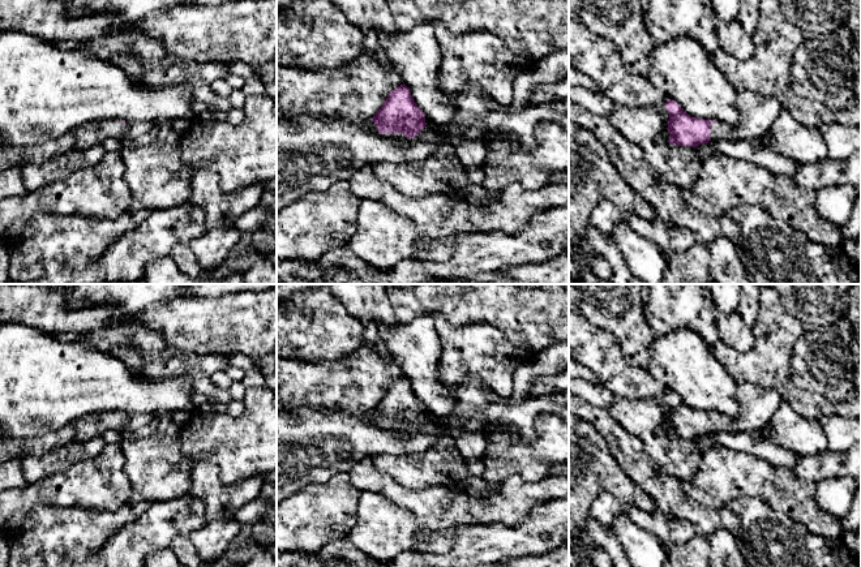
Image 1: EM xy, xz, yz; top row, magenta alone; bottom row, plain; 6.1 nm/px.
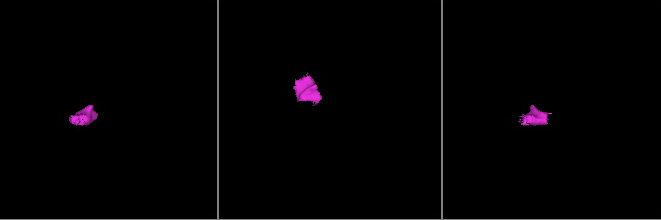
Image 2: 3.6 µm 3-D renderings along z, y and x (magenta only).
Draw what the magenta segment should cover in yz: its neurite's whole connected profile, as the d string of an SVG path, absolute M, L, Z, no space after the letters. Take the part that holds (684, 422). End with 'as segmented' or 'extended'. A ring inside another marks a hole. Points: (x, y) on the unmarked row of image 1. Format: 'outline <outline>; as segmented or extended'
outline M750 383L738 385L737 401L740 412L734 418L715 412L691 409L677 394L671 391L667 392L665 401L669 405L668 434L695 439L718 431L761 431L771 420L781 401L781 396L778 391Z; extended

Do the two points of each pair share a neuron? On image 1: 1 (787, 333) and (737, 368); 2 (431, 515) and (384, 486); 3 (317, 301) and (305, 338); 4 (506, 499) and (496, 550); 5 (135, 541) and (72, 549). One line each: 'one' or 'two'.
1: one
2: one
3: one
4: two
5: two

